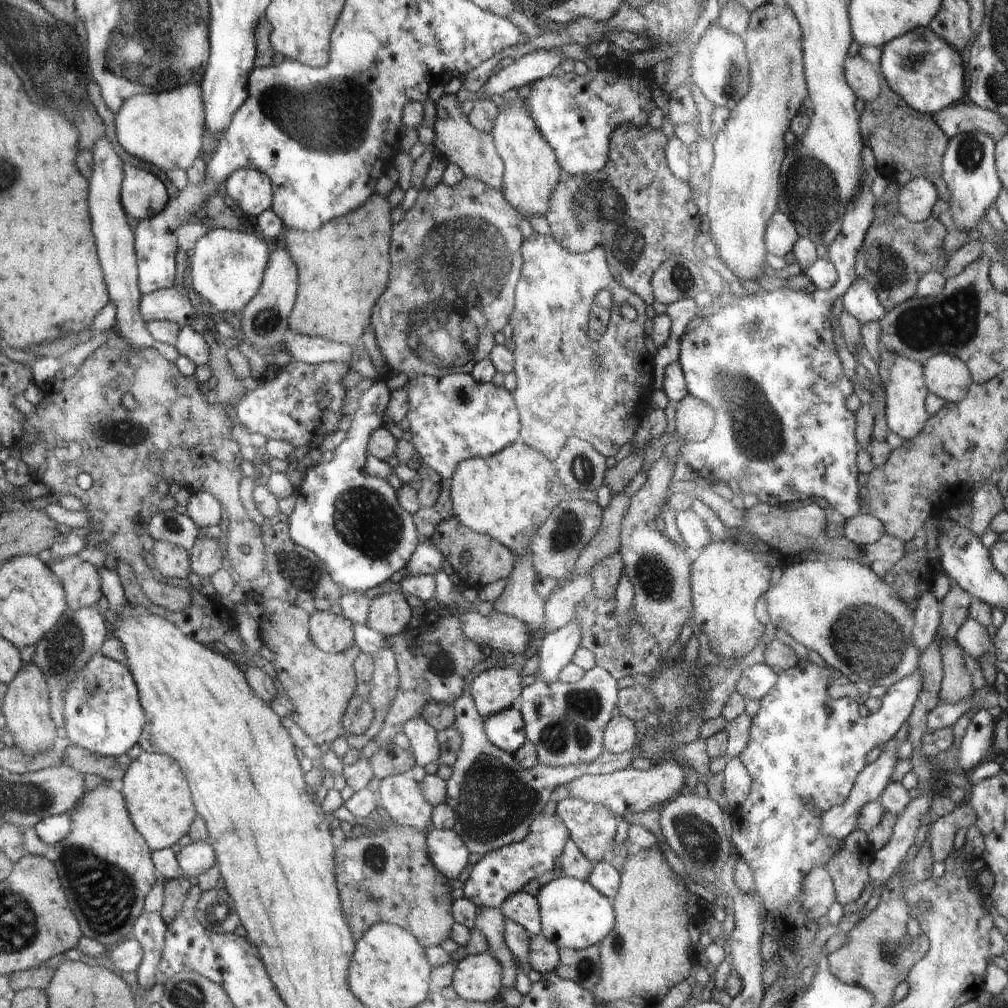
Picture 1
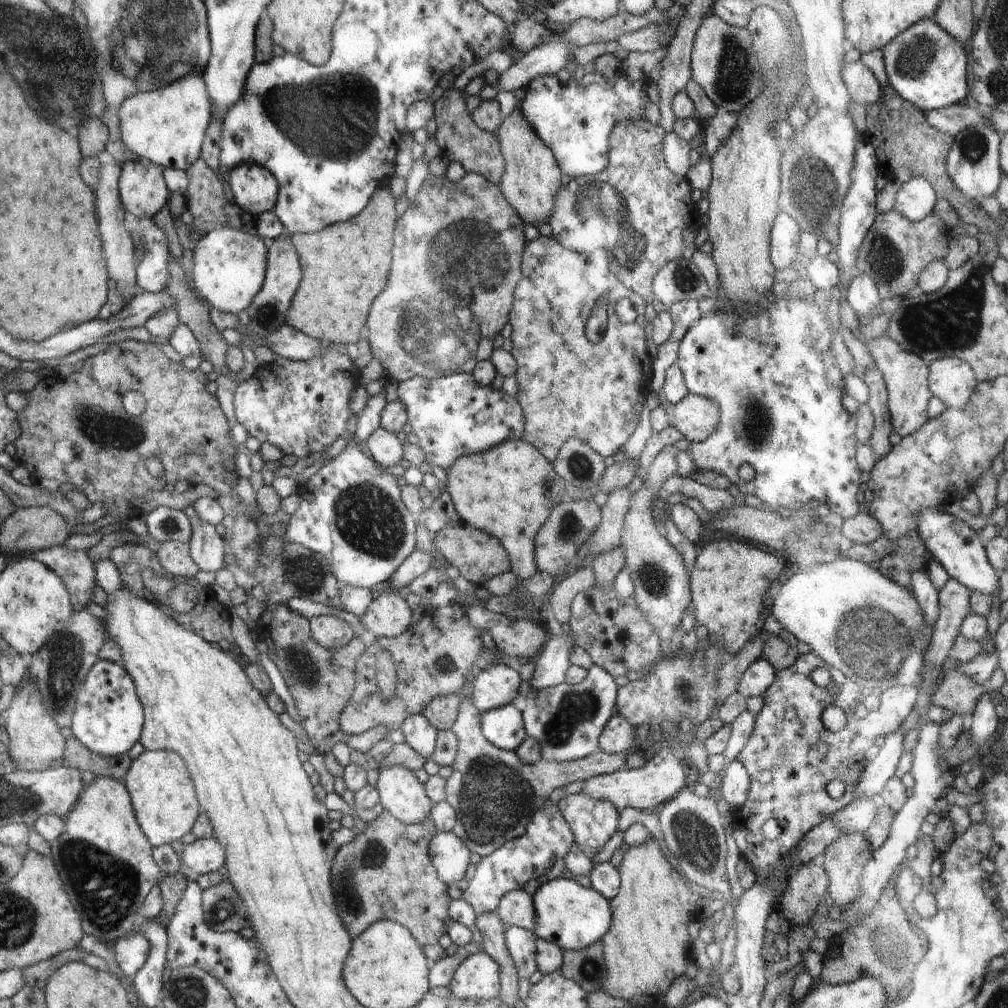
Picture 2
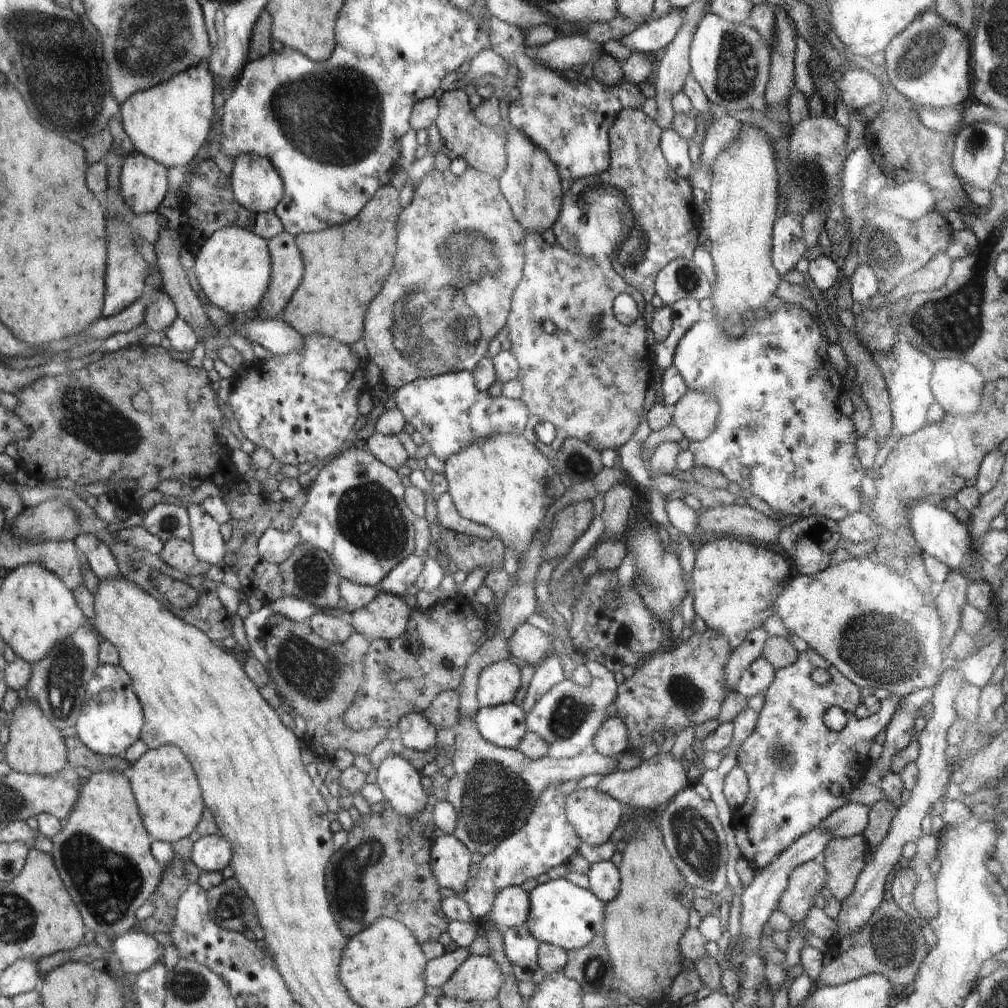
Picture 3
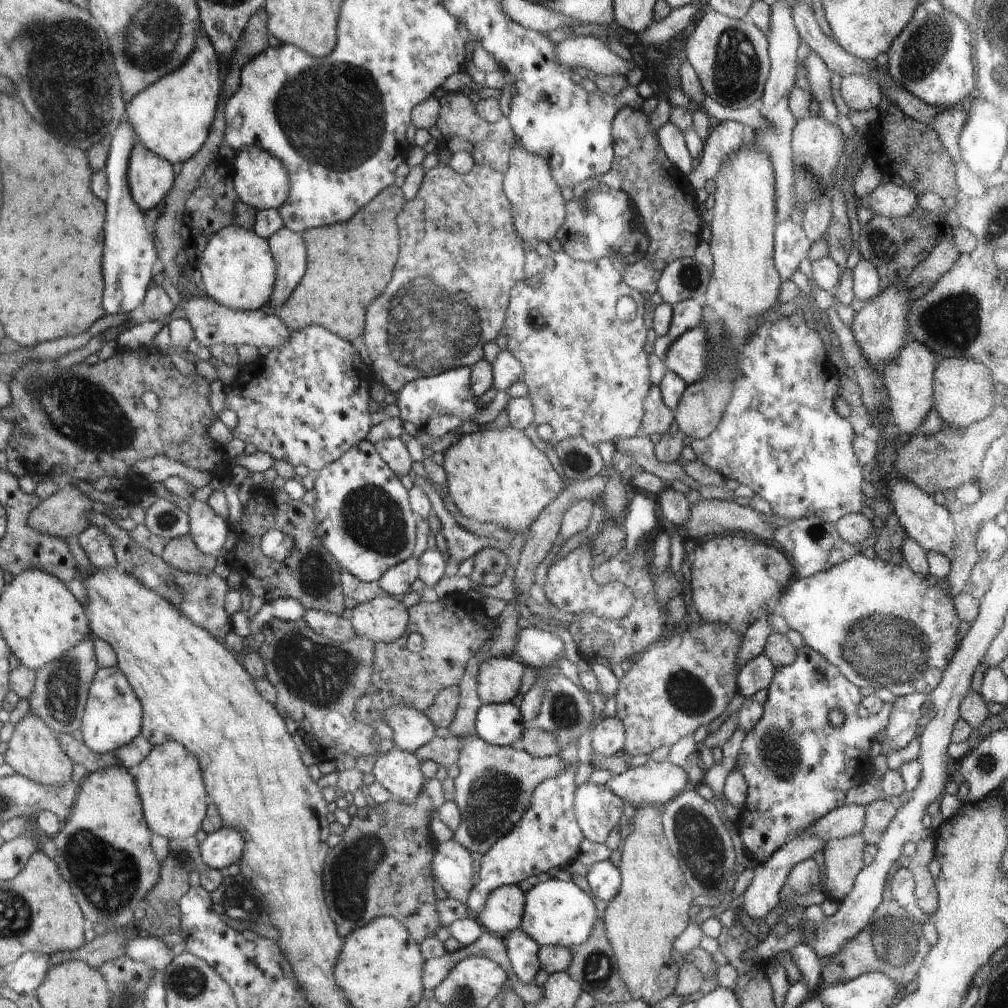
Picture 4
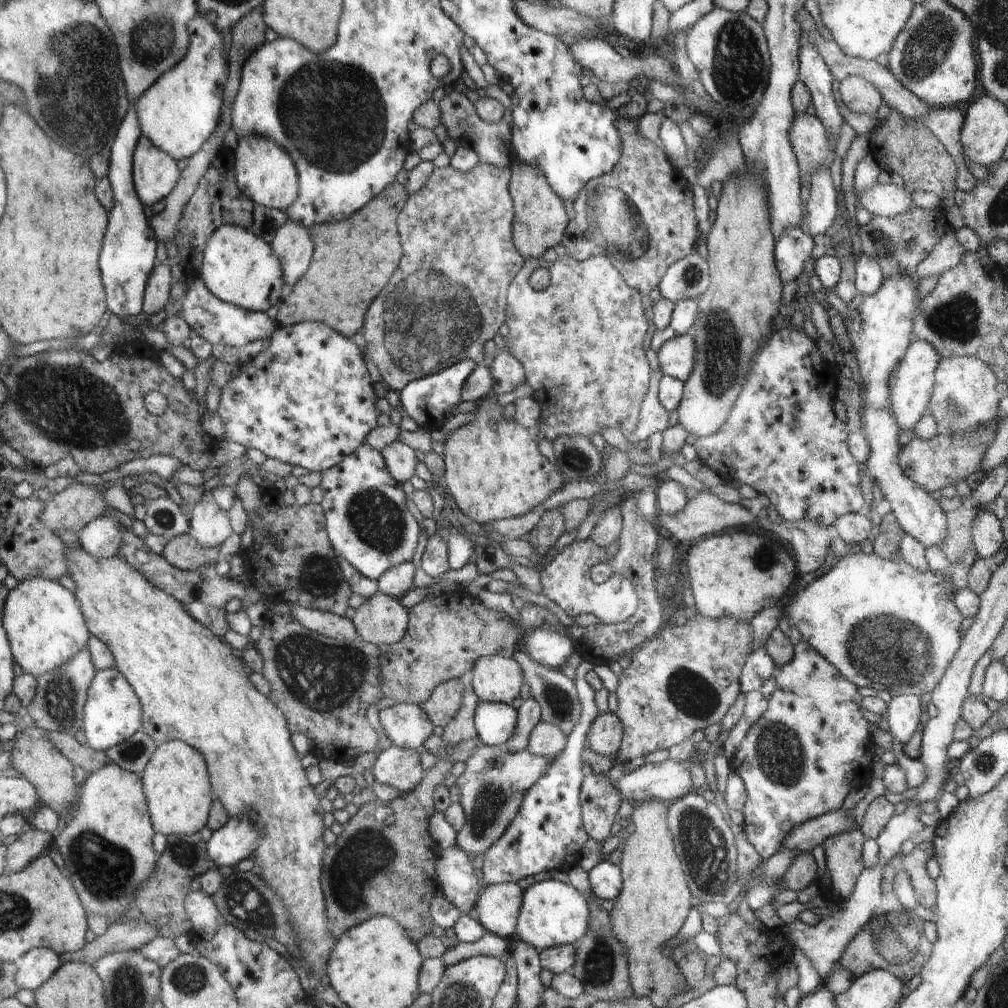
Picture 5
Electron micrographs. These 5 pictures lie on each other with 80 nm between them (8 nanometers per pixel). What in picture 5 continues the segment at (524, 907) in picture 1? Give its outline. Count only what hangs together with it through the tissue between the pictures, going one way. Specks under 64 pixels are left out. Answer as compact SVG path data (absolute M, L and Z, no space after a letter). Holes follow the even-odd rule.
M496 883L482 887L473 915L491 933L507 941L516 938L522 890L518 883Z

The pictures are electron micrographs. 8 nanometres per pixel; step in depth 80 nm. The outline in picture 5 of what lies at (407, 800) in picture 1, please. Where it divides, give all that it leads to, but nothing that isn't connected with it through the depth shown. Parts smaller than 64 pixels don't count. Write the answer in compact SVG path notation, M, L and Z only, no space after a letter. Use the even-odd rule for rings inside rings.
M392 745L377 753L372 772L378 784L396 787L402 794L414 790L426 775L416 749Z

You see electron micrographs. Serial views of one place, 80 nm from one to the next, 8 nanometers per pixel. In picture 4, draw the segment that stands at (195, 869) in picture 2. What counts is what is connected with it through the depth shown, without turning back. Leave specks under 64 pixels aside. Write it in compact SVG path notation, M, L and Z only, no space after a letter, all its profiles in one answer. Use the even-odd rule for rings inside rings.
M220 828L199 843L201 857L206 866L220 870L240 862L244 838L234 828Z

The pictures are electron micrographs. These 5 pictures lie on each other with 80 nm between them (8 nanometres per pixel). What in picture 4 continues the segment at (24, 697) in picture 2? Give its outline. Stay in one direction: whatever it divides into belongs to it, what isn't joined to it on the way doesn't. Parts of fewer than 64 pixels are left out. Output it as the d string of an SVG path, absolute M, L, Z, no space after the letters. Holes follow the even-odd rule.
M32 712L28 714L14 727L12 738L8 741L8 750L4 754L5 763L22 776L49 789L58 791L64 787L72 776L73 762L71 757L60 748L58 734Z

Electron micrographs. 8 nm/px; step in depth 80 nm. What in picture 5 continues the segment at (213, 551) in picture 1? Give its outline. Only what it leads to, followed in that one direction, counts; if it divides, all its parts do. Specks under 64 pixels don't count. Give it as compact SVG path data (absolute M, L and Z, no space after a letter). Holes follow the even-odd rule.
M201 500L190 506L191 531L187 532L201 547L220 547L220 545L232 534L231 524L227 511L222 510L216 501Z

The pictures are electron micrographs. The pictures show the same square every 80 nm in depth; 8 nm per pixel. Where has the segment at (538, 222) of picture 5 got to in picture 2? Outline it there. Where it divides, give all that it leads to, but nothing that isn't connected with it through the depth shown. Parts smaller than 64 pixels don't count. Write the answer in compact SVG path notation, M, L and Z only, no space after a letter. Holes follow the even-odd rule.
M514 110L502 120L496 132L502 156L505 158L505 171L500 179L499 187L511 203L511 207L519 213L525 222L528 216L542 216L552 208L554 196L560 188L560 169L558 161L550 148L536 136L531 126ZM526 204L526 210L522 208Z

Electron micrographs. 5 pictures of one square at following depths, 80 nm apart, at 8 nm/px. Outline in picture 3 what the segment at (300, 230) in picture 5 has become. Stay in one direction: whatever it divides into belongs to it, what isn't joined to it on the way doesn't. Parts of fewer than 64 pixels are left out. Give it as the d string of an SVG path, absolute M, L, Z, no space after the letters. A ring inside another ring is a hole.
M282 231L268 239L272 255L272 280L260 306L251 316L262 318L280 318L294 290L300 286L304 264L300 250L296 248L292 233Z

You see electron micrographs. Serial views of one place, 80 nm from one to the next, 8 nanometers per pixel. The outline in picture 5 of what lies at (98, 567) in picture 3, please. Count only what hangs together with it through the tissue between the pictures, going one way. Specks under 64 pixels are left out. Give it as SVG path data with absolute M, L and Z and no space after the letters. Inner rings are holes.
M102 515L91 520L81 530L79 544L100 559L116 557L122 542L123 527L114 515Z

